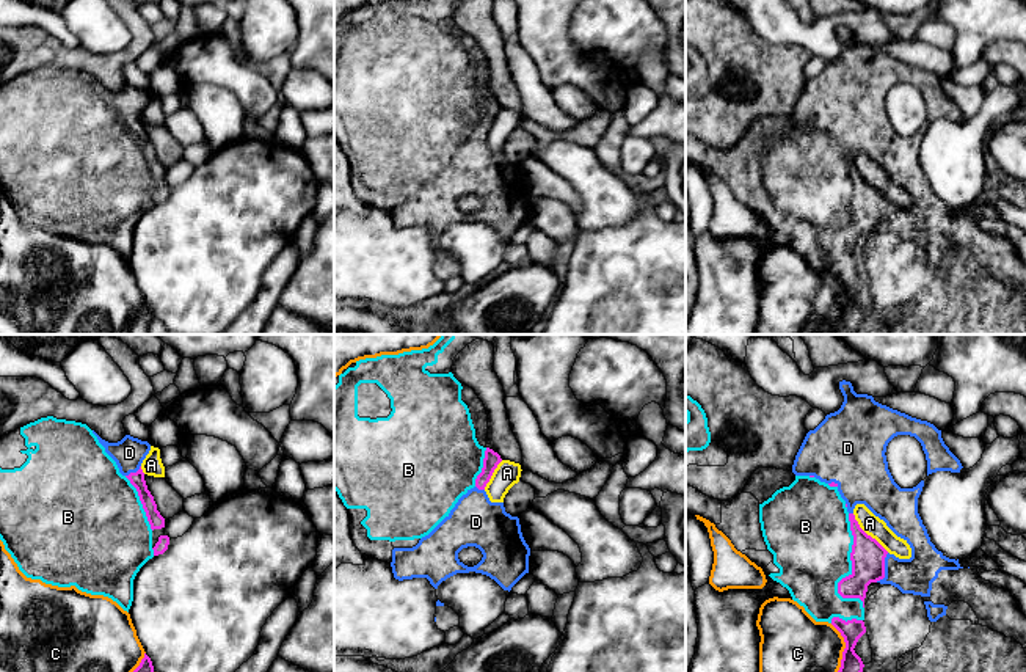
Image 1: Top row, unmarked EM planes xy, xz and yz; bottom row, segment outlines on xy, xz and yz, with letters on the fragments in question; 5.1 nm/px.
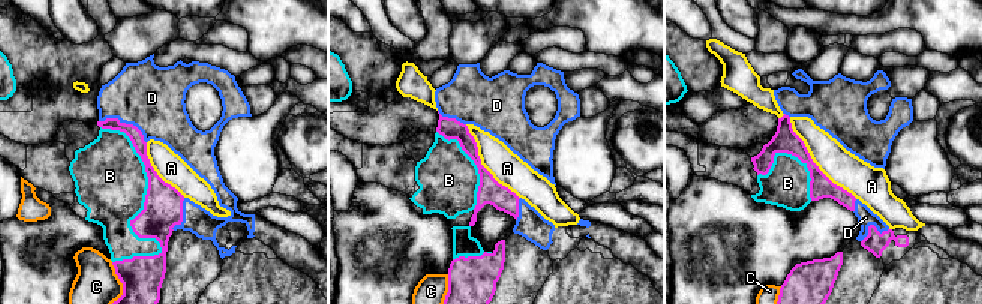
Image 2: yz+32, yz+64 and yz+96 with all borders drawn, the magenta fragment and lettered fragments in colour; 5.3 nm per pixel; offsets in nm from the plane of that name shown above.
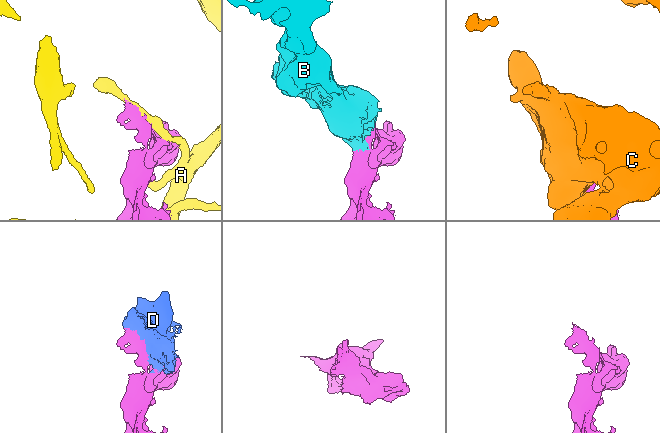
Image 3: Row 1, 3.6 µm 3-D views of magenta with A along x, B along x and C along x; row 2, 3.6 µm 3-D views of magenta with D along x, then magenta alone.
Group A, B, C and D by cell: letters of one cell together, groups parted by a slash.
A / B D / C

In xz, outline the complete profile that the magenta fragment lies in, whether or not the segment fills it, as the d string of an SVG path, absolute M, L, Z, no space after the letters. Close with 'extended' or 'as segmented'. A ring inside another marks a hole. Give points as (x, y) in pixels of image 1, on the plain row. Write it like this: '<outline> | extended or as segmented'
M486 96L482 121L475 127L475 135L478 138L485 138L486 132L489 130L494 118L500 110L502 110L500 104L493 97Z | as segmented

